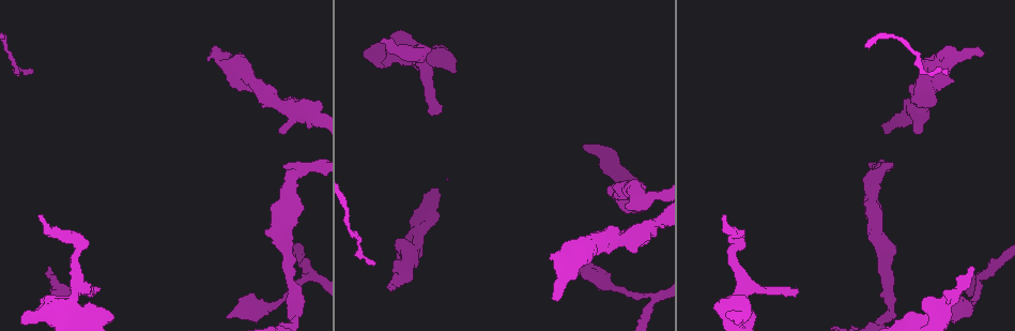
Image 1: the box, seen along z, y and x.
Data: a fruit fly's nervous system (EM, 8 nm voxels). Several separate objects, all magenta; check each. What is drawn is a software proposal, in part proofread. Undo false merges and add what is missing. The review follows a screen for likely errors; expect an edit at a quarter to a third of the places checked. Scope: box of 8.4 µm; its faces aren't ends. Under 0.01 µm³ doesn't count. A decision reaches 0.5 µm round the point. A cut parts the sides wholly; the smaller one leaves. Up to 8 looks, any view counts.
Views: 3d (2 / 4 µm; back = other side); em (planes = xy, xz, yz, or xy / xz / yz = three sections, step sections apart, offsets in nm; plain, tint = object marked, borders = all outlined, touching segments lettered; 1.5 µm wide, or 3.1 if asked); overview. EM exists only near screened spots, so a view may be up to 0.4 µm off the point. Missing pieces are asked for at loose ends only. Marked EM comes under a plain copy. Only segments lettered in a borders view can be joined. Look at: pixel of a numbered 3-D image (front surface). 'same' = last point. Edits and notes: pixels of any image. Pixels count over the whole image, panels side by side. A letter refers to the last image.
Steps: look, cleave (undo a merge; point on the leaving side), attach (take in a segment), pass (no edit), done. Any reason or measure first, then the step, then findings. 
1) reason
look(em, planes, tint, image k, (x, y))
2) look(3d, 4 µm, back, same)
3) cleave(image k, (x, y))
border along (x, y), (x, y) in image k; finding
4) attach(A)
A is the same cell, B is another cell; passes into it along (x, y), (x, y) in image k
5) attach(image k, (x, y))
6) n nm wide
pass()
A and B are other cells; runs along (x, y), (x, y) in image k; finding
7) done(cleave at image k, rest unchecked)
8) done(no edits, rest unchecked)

an open end
look(em, planes, borders, image 1, (389, 290))

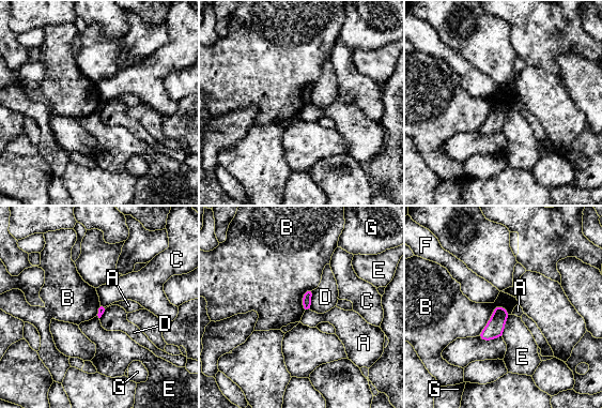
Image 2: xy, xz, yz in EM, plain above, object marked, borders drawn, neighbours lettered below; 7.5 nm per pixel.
pass()
A, B, C, D, E, F and G are other cells; border along (508, 311), (496, 306), (477, 335) in image 2; none of them fits

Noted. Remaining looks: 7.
thick turns thin
look(em, xz, step 8, tint, image 1, (624, 290))

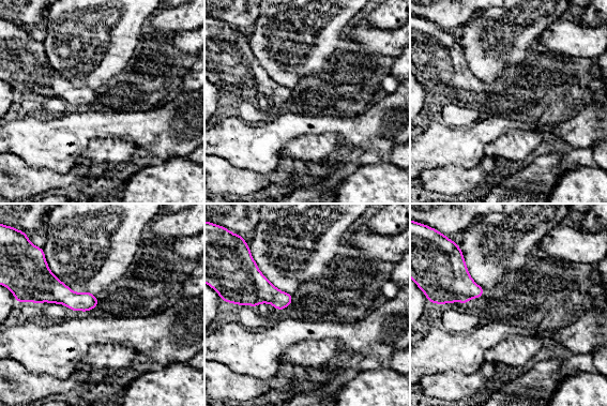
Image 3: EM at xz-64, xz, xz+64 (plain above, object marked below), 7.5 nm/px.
another direction
look(em, planes, borders, same)

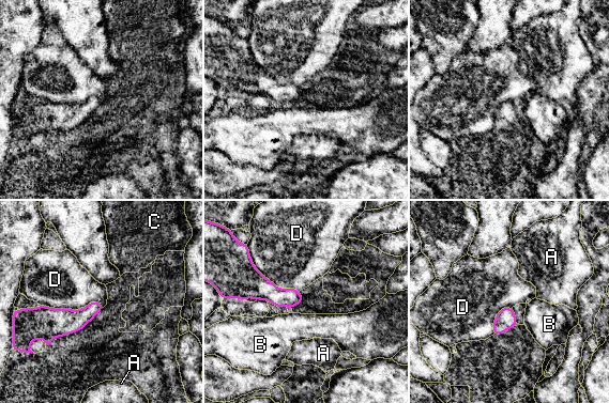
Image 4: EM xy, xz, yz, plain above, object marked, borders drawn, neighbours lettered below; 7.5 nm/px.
pass()
A, B, C and D are other cells; continuous, no second neuron

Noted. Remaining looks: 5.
branch stops here
look(3d, 2 µm, image 1, (891, 165))

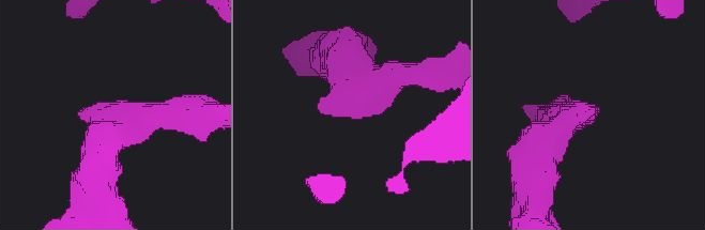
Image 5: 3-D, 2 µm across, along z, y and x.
arms of 200, 320 nm; need the tissue
look(em, planes, borders, image 5, (81, 111))

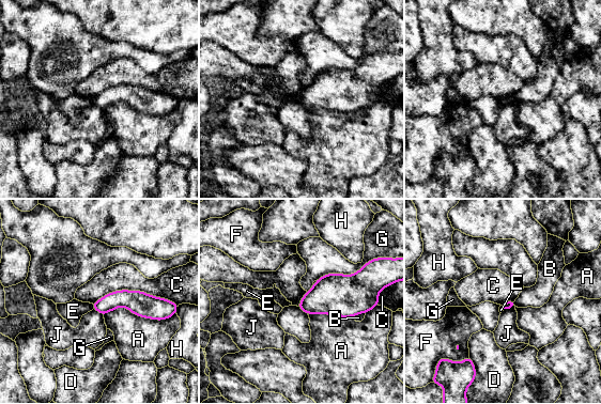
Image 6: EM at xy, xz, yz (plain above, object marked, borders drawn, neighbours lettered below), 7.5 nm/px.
pass()
A, B, C, D, E, F, G, H and J are other cells; border along (171, 300), (114, 290), (92, 304) in image 6; none of them fits

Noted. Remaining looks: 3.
branch stops here
look(em, planes, borders, image 1, (940, 59))

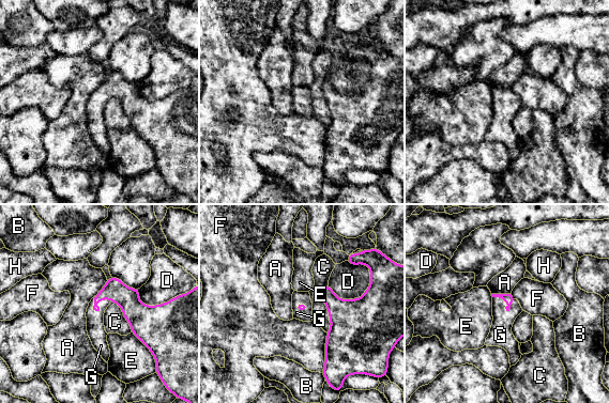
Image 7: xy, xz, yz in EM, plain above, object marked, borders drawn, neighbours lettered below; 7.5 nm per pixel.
attach(G)
G is the same cell, A, B, C, D, E, F and H are other cells; passes into it along (127, 298), (99, 301), (95, 328) in image 7; it goes on there

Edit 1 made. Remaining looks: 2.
done(attach at image 7, rest unchecked)

